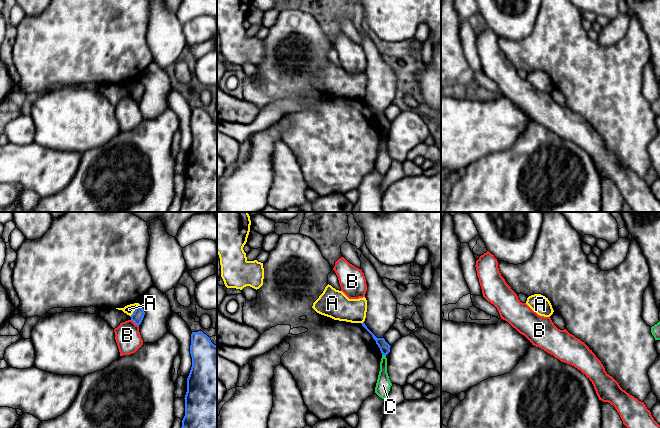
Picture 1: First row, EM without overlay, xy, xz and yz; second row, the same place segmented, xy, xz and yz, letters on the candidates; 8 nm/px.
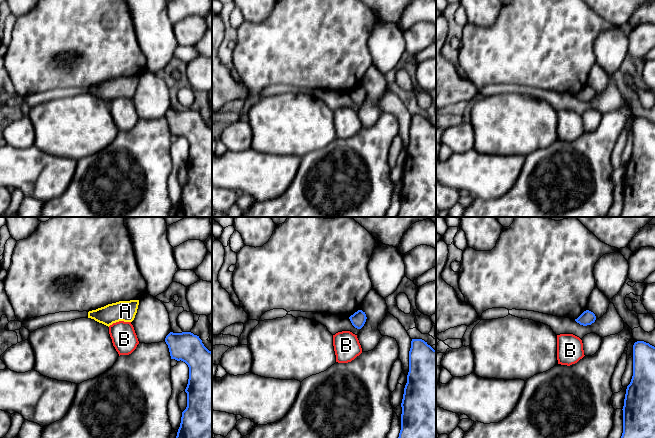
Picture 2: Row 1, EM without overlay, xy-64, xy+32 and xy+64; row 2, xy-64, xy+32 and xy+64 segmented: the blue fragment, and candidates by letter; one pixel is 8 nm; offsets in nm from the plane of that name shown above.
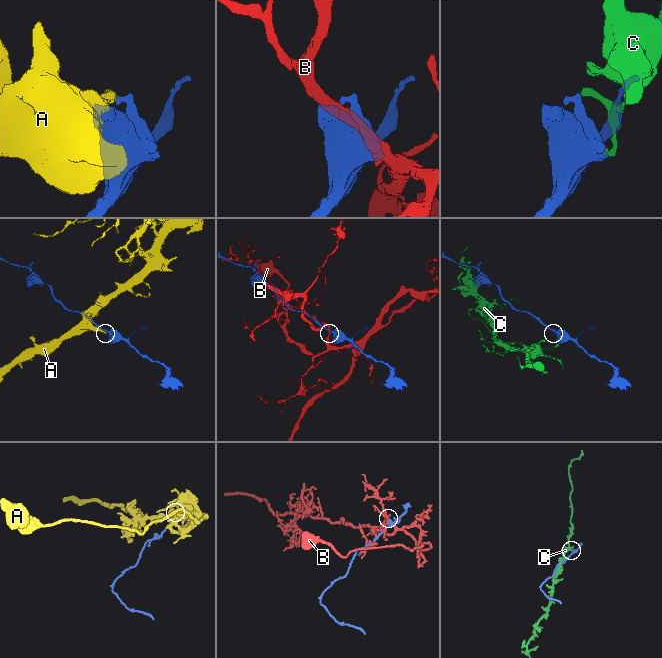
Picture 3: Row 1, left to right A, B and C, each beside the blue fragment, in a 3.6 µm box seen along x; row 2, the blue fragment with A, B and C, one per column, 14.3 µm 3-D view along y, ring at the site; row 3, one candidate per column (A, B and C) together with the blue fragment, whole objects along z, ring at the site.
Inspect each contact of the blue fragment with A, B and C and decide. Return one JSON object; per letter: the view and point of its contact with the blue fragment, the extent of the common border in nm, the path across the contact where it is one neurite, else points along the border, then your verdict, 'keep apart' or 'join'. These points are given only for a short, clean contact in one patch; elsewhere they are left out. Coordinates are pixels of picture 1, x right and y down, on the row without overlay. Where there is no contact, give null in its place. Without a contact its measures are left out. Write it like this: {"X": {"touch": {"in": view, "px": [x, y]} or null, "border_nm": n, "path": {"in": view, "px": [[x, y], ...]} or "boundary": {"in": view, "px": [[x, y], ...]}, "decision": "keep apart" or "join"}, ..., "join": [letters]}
{"A": {"touch": {"in": "xy", "px": [135, 86]}, "border_nm": 130, "boundary": {"in": "xy", "px": [[139, 80], [130, 92]]}, "decision": "keep apart"}, "B": {"touch": {"in": "xy", "px": [135, 99]}, "border_nm": 90, "decision": "keep apart"}, "C": {"touch": {"in": "xz", "px": [384, 130]}, "border_nm": 40, "decision": "keep apart"}, "join": []}

